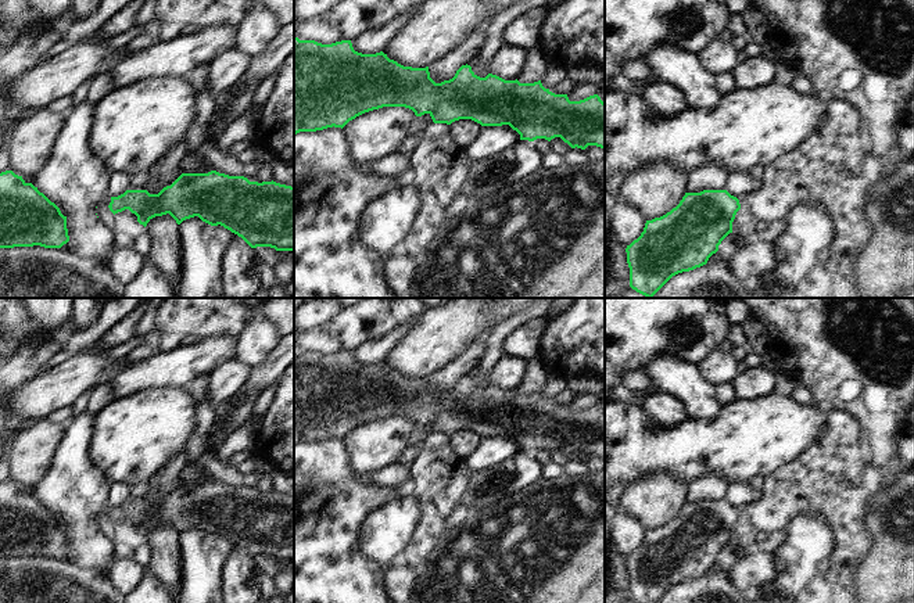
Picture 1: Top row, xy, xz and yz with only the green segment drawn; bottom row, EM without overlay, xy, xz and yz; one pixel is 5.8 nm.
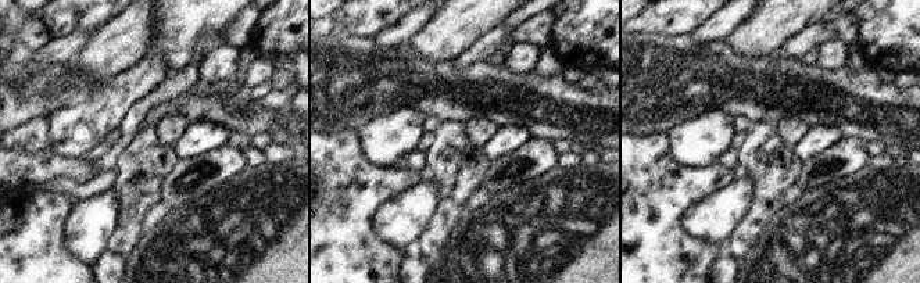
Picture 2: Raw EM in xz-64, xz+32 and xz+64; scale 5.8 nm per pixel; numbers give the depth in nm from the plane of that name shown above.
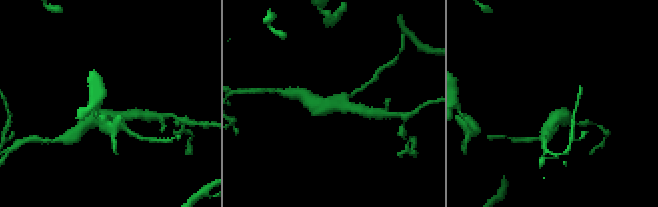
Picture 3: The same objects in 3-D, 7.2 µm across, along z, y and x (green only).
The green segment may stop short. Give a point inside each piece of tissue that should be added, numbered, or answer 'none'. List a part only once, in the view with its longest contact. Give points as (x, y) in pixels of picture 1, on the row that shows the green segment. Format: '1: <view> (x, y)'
none.

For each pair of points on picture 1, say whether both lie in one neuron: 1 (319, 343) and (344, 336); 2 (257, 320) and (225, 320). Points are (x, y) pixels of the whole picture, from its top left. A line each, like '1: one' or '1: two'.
1: one
2: two

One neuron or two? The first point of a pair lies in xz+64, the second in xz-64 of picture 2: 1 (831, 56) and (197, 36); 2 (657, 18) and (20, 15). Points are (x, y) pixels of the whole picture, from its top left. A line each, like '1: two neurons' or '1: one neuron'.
1: two neurons
2: two neurons

